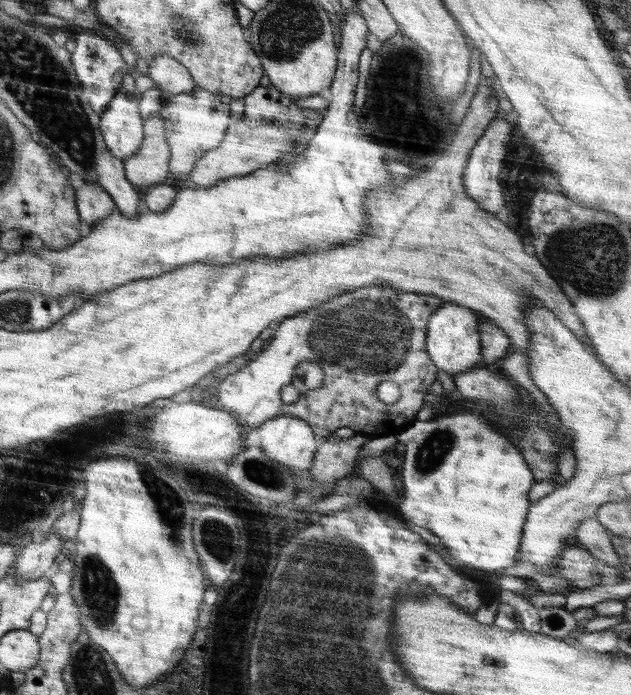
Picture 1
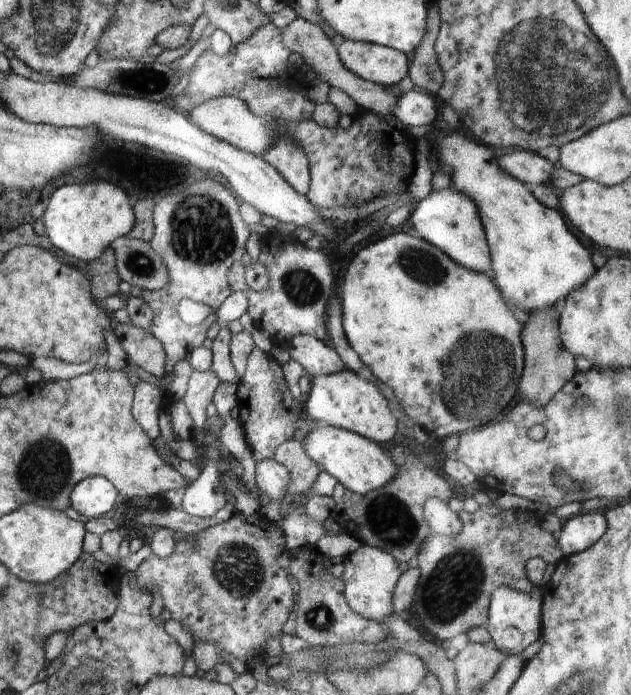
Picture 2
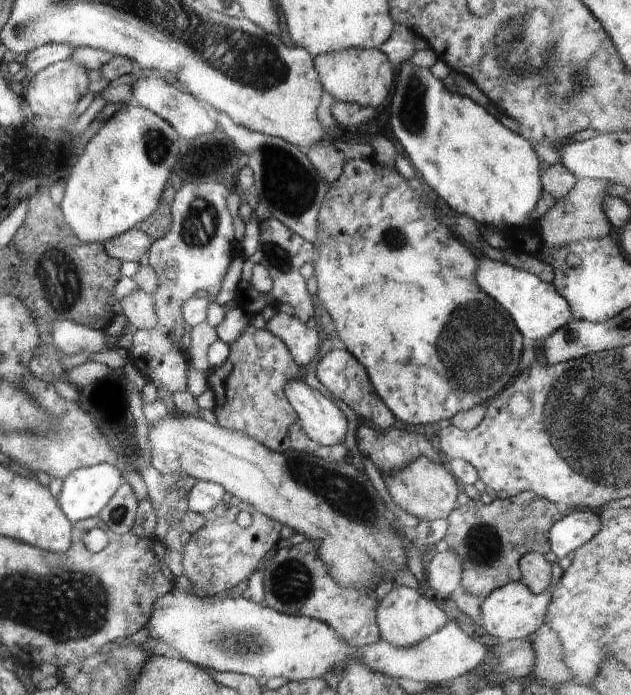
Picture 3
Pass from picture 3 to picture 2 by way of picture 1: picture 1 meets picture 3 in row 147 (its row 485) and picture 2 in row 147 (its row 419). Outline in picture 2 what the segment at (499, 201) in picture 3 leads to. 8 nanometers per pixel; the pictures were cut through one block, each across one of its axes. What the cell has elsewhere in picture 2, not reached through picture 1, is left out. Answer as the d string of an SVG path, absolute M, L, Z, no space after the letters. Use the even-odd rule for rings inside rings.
M453 130L449 135L436 134L430 141L437 142L439 146L439 167L445 173L451 175L451 186L454 190L462 190L472 202L477 204L480 220L484 225L487 244L492 260L492 279L505 302L511 302L516 310L532 313L542 308L561 305L562 301L574 290L578 290L582 284L592 278L592 274L598 269L590 260L588 250L580 241L568 231L560 212L556 209L544 206L526 188L526 184L520 182L498 164L498 157L488 147L477 142L469 134L462 134Z

